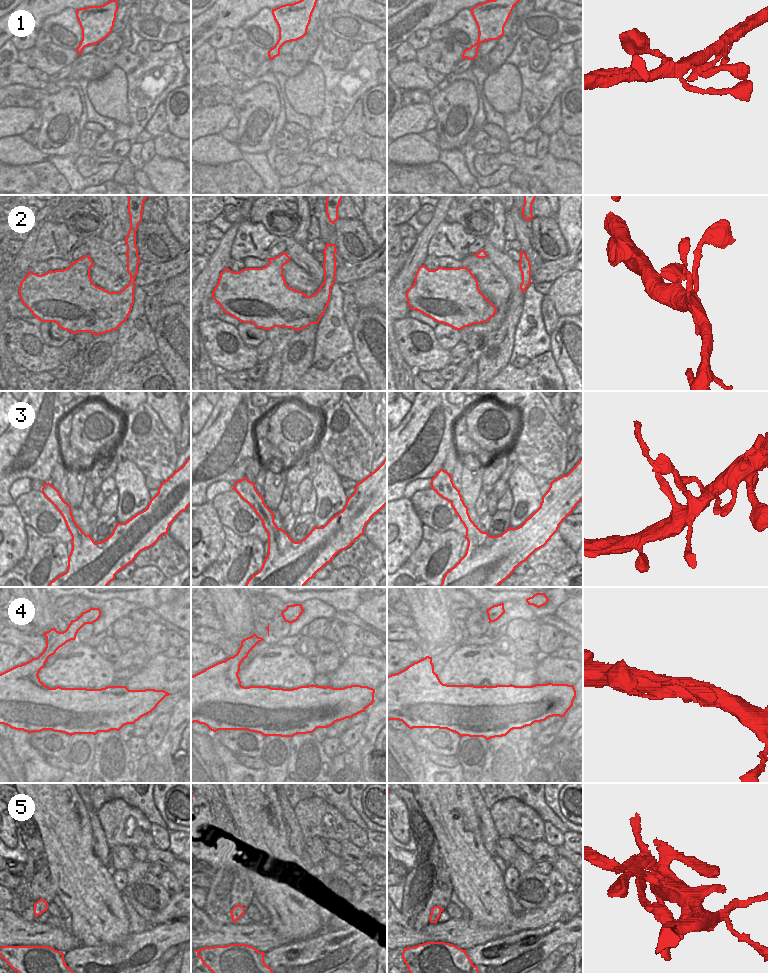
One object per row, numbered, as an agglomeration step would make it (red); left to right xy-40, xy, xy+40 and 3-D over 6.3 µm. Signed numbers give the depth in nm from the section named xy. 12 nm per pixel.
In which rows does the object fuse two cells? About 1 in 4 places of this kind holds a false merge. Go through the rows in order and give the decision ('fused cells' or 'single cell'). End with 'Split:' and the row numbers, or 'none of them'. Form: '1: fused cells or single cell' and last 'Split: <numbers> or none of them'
1: single cell
2: single cell
3: fused cells
4: single cell
5: fused cells
Split: 3, 5

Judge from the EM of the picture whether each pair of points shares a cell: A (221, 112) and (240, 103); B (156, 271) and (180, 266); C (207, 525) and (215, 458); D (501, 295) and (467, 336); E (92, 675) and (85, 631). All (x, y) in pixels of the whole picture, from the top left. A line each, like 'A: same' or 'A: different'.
A: different
B: same
C: different
D: same
E: different

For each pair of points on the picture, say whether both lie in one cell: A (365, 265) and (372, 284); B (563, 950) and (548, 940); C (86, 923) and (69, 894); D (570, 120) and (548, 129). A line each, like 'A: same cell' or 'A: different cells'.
A: different cells
B: different cells
C: same cell
D: different cells

